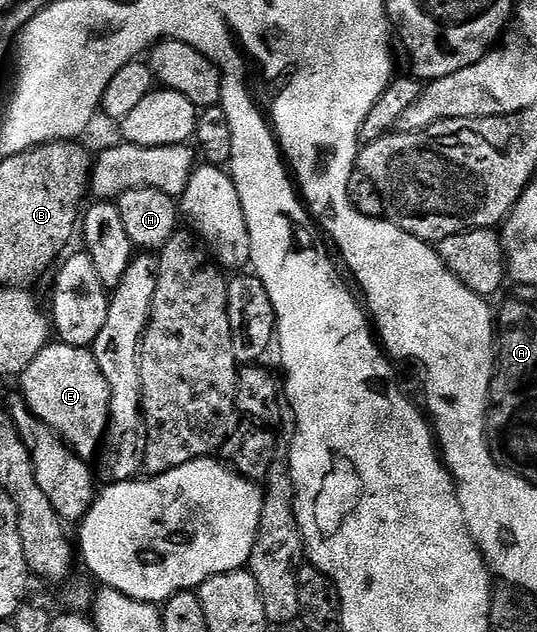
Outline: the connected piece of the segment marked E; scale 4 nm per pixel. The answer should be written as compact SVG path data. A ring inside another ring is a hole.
M51 342L27 366L27 370L19 377L21 383L20 395L23 397L25 405L36 414L39 419L49 428L61 436L61 439L81 457L82 460L92 461L92 456L102 451L103 441L106 439L106 432L109 431L109 403L111 394L107 380L99 366L95 362L92 351L87 348L76 348L67 346L60 342Z

